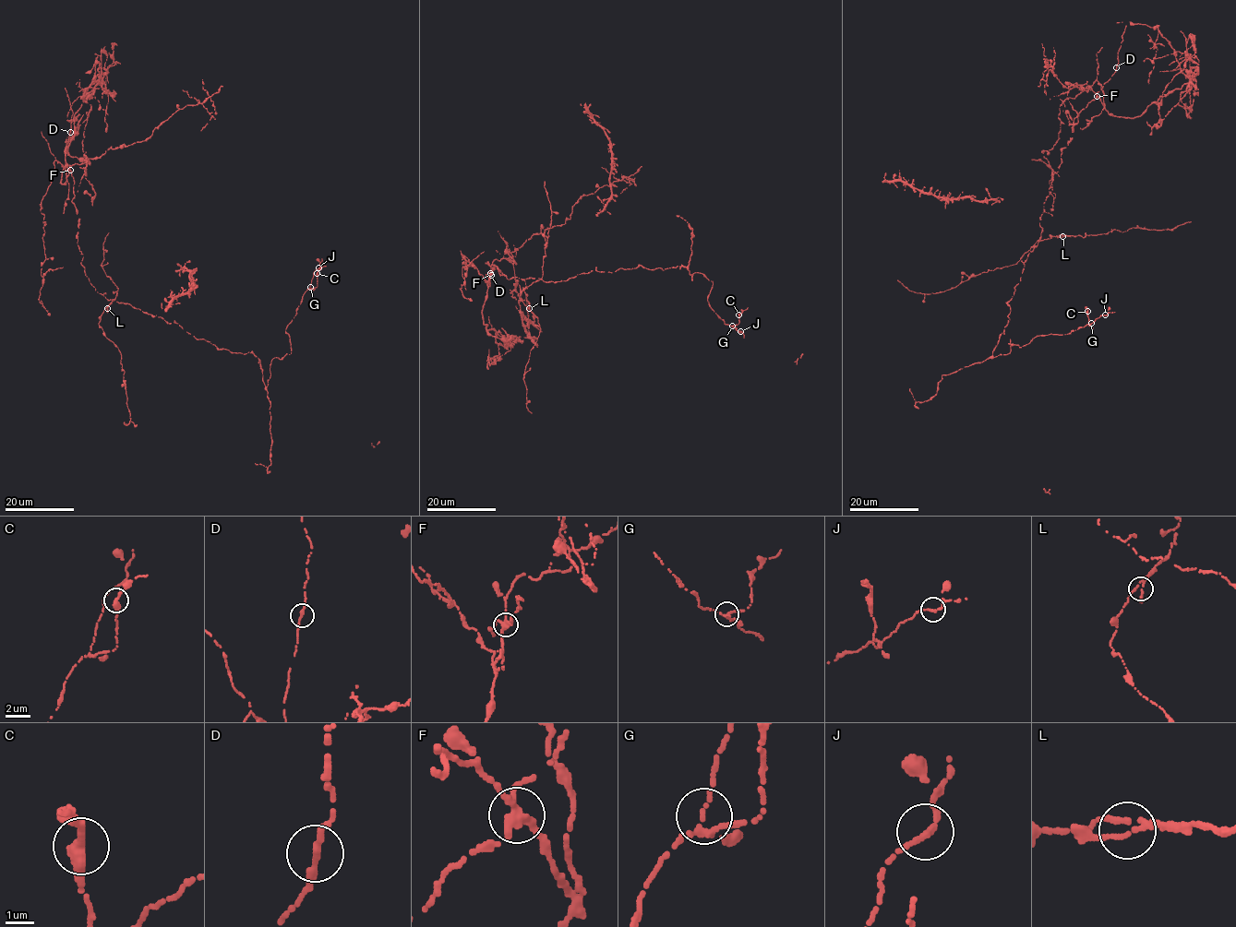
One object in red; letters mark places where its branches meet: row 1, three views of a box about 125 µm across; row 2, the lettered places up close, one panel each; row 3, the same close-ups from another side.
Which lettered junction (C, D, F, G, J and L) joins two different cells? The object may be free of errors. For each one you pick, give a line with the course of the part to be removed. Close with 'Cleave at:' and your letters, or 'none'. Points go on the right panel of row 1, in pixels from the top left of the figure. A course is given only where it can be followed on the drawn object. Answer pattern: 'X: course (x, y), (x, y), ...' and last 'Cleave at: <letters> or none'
F: course (1098, 96), (1110, 113), (1135, 118), (1193, 80), (1158, 29), (1148, 83)
Cleave at: F

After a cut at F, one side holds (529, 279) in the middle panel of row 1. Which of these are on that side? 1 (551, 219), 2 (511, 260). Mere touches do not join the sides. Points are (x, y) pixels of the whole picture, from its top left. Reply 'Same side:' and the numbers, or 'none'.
Same side: 1

